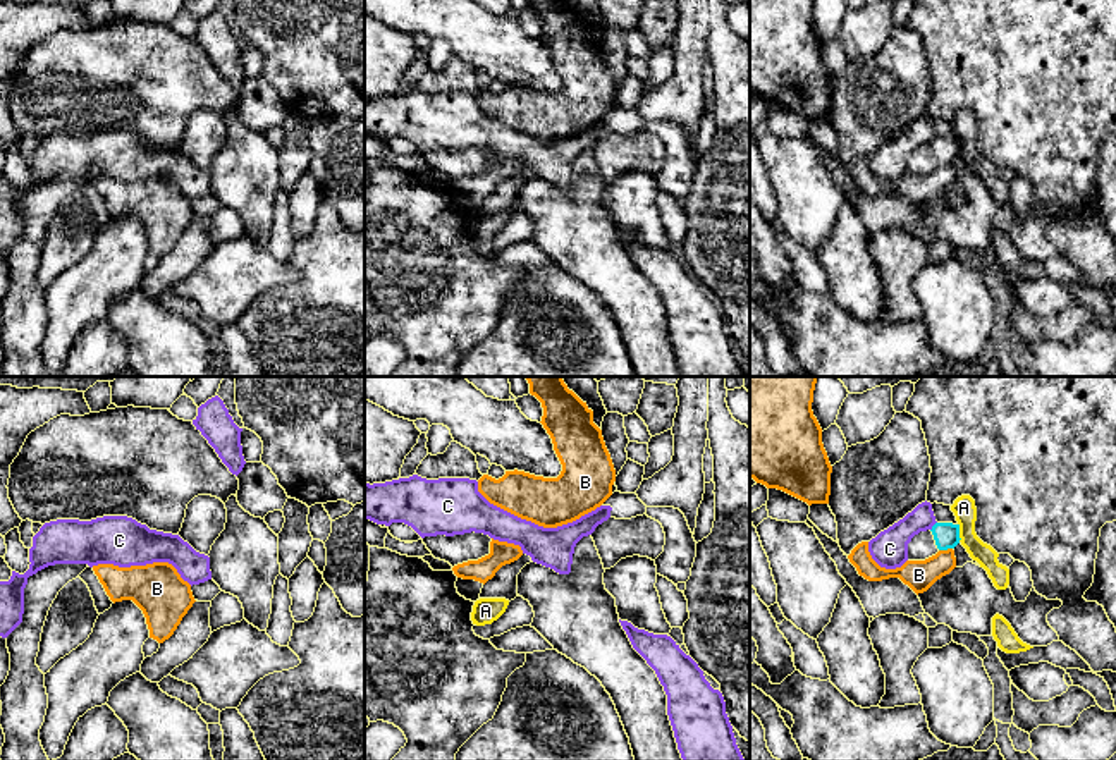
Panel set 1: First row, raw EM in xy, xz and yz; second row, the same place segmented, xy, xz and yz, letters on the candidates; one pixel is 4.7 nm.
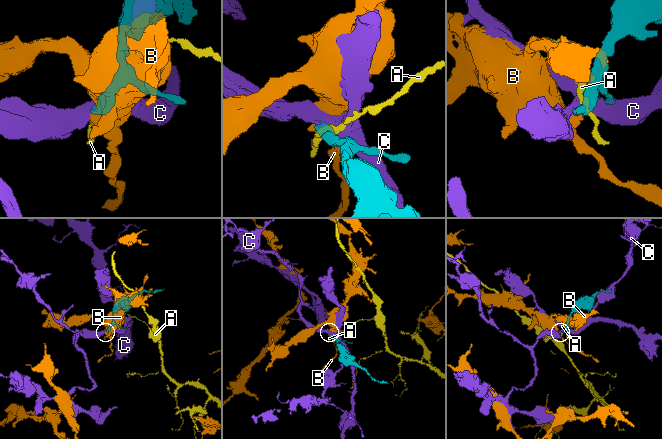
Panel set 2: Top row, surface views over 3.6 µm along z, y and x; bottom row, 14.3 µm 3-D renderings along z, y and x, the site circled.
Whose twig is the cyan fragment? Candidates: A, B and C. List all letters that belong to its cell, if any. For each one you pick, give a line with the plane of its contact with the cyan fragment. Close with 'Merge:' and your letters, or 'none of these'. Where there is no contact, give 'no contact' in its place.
Merge: none of these

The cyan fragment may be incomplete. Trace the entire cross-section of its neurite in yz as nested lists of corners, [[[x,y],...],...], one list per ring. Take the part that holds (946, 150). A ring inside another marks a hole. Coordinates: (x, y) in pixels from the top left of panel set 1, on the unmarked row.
[[[935,138],[930,144],[920,146],[911,153],[908,175],[925,175],[939,165],[954,163],[960,155],[960,139]]]

